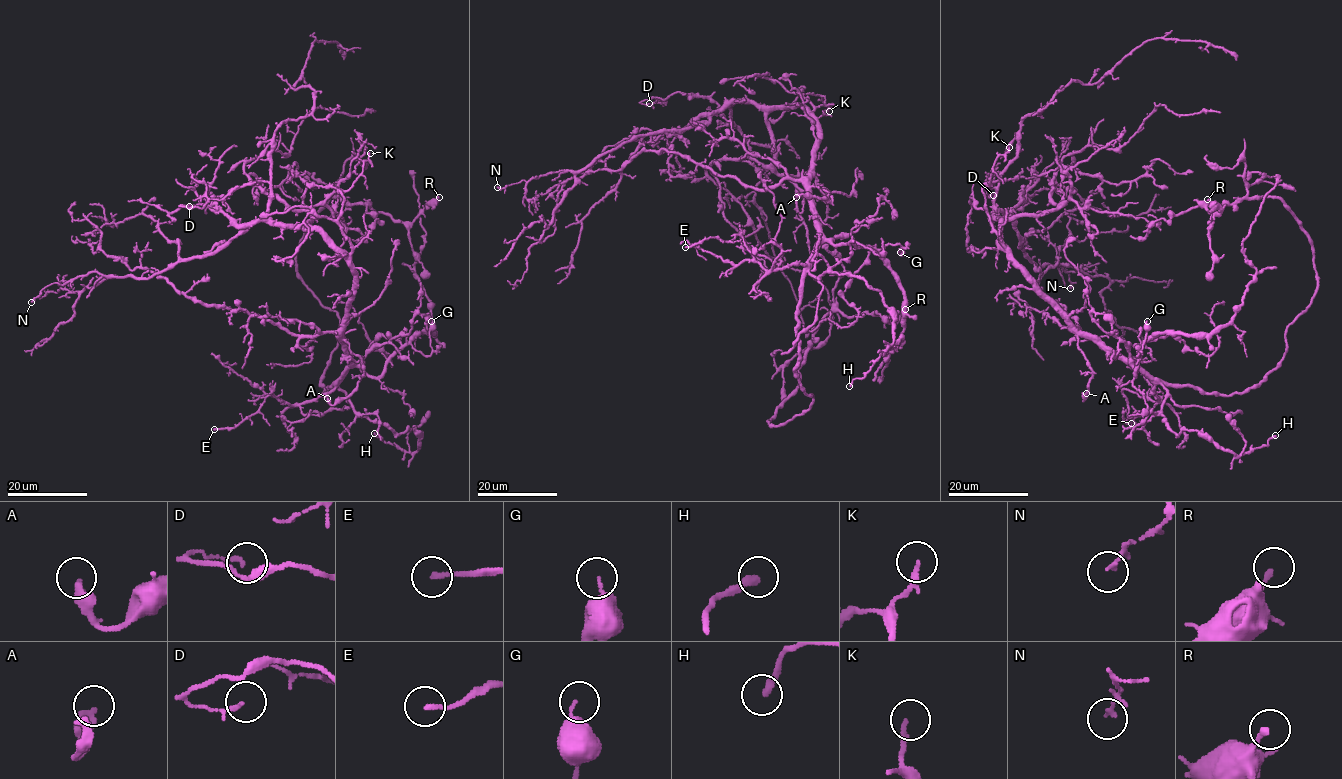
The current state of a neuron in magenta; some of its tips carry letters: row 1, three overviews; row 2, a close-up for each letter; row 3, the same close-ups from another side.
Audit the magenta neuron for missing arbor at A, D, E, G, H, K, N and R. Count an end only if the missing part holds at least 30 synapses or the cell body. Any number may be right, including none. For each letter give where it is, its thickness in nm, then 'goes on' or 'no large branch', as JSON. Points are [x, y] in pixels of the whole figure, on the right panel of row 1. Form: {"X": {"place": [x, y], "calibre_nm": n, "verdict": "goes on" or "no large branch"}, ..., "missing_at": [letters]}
{"A": {"place": [1086, 393], "calibre_nm": 400, "verdict": "no large branch"}, "D": {"place": [993, 195], "calibre_nm": 150, "verdict": "no large branch"}, "E": {"place": [1131, 423], "calibre_nm": 180, "verdict": "no large branch"}, "G": {"place": [1147, 321], "calibre_nm": 220, "verdict": "no large branch"}, "H": {"place": [1275, 435], "calibre_nm": 260, "verdict": "no large branch"}, "K": {"place": [1009, 147], "calibre_nm": 180, "verdict": "no large branch"}, "N": {"place": [1070, 288], "calibre_nm": 100, "verdict": "no large branch"}, "R": {"place": [1207, 199], "calibre_nm": 190, "verdict": "no large branch"}, "missing_at": []}

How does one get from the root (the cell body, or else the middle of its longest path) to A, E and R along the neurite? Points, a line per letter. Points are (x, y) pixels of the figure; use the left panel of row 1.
A: (348, 353), (342, 340), (361, 360), (363, 374), (358, 385), (333, 405), (327, 398)
E: (348, 353), (348, 371), (329, 392), (289, 405), (271, 393), (255, 413), (234, 427), (214, 429)
R: (348, 353), (349, 368), (324, 395), (339, 316), (297, 272), (308, 223), (329, 196), (410, 223), (439, 197)

